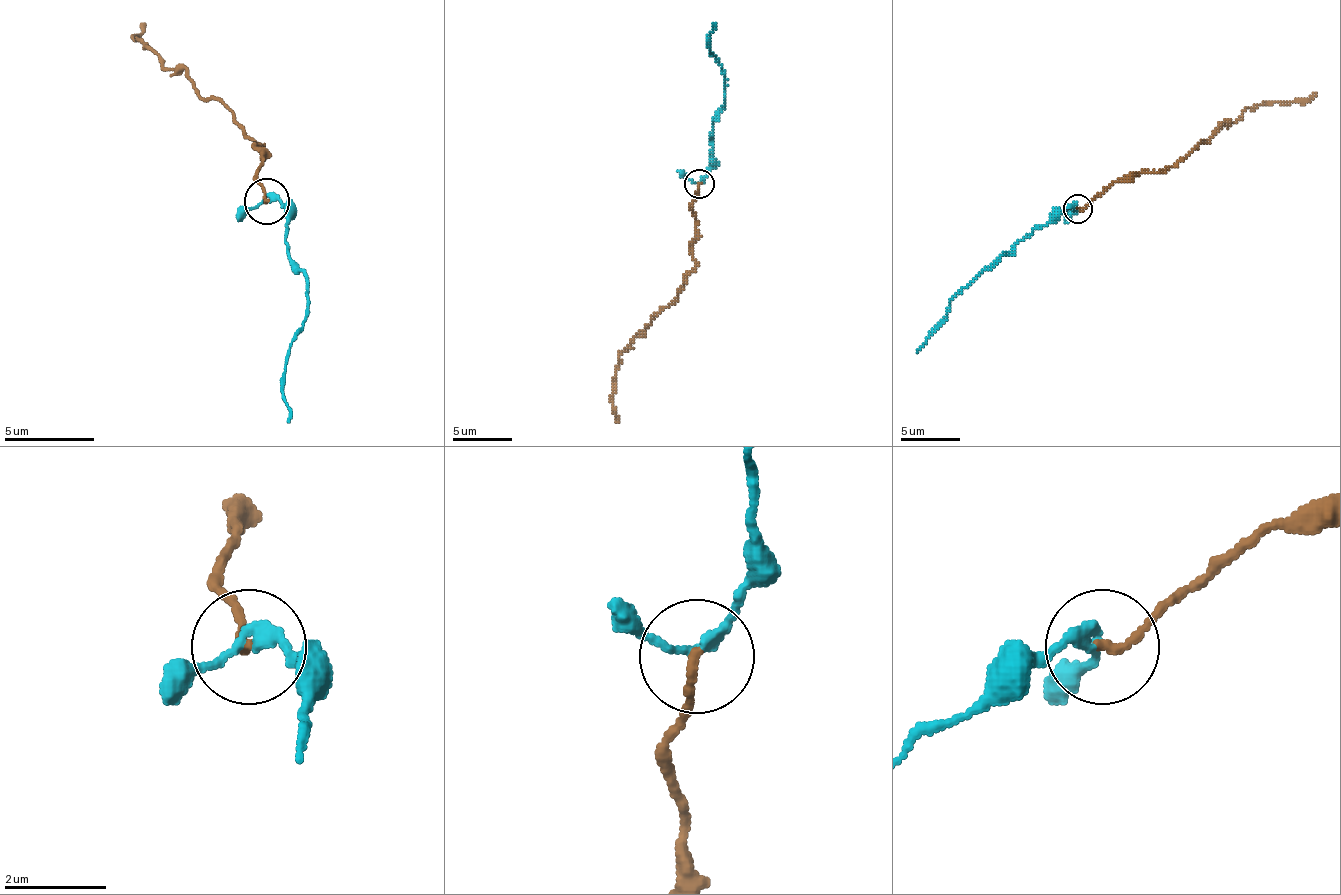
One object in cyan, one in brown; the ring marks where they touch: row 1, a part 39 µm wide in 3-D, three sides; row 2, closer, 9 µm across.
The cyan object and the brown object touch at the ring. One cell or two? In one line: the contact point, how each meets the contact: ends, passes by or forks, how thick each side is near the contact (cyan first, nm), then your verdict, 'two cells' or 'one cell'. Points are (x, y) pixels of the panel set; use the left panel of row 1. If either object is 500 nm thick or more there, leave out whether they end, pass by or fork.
(267, 201) | cyan passes by | brown ends | 200/190 nm | one cell

